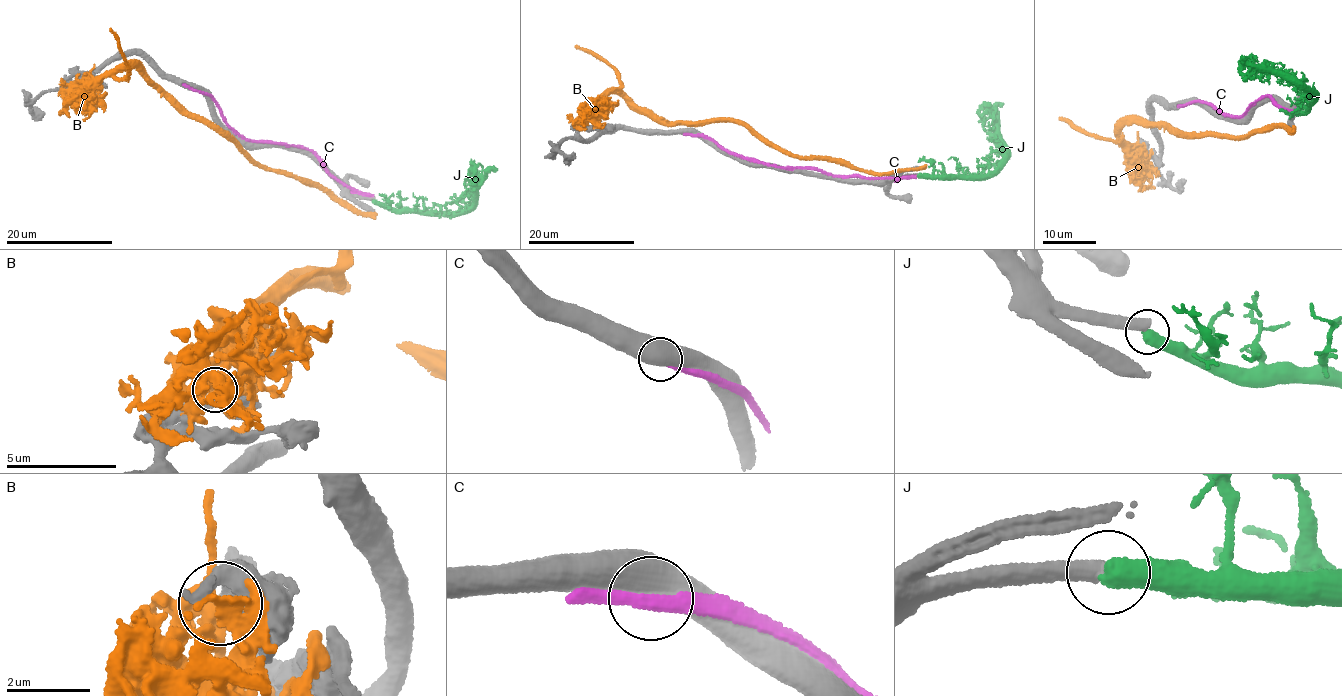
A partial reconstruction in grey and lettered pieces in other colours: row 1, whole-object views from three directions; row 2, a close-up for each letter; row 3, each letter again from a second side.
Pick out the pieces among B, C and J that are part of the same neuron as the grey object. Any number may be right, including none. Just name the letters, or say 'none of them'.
none of them

